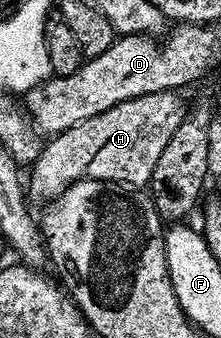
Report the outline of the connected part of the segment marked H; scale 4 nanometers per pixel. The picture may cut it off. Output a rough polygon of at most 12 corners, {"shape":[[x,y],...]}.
{"shape":[[147,93],[52,136],[27,175],[52,204],[69,184],[150,182],[187,116]]}

